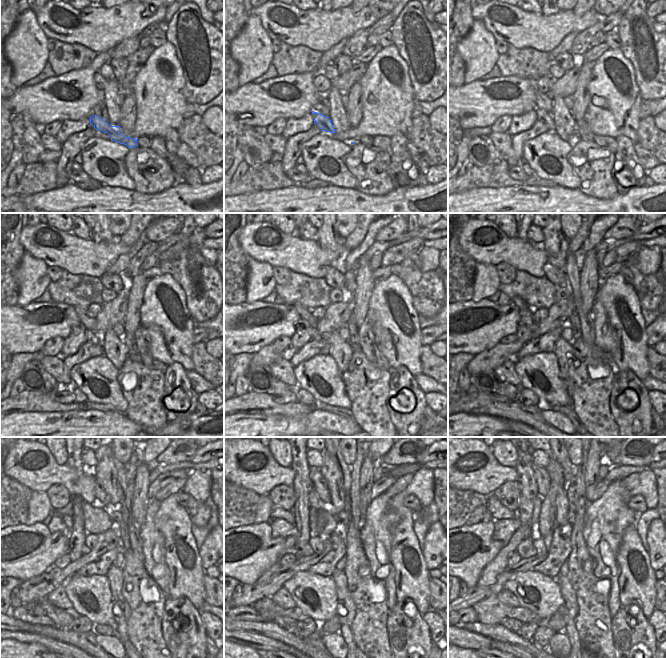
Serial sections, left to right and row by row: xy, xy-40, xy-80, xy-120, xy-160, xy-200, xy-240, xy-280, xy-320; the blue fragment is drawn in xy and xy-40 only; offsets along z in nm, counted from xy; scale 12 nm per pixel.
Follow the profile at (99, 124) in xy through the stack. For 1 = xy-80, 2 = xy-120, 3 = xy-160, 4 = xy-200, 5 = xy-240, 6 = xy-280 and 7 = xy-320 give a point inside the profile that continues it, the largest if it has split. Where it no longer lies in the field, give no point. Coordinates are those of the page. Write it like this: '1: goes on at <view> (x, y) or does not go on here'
1: goes on at xy-80 (543, 116)
2: goes on at xy-120 (95, 338)
3: goes on at xy-160 (314, 334)
4: goes on at xy-200 (534, 325)
5: goes on at xy-240 (85, 549)
6: goes on at xy-280 (306, 550)
7: goes on at xy-320 (526, 549)

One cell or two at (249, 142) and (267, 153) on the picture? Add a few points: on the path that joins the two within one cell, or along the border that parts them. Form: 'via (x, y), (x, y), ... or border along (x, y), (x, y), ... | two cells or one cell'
via (253, 145), (263, 153) | one cell

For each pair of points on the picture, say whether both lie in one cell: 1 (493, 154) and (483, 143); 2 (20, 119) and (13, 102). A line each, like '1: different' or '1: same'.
1: same
2: different

